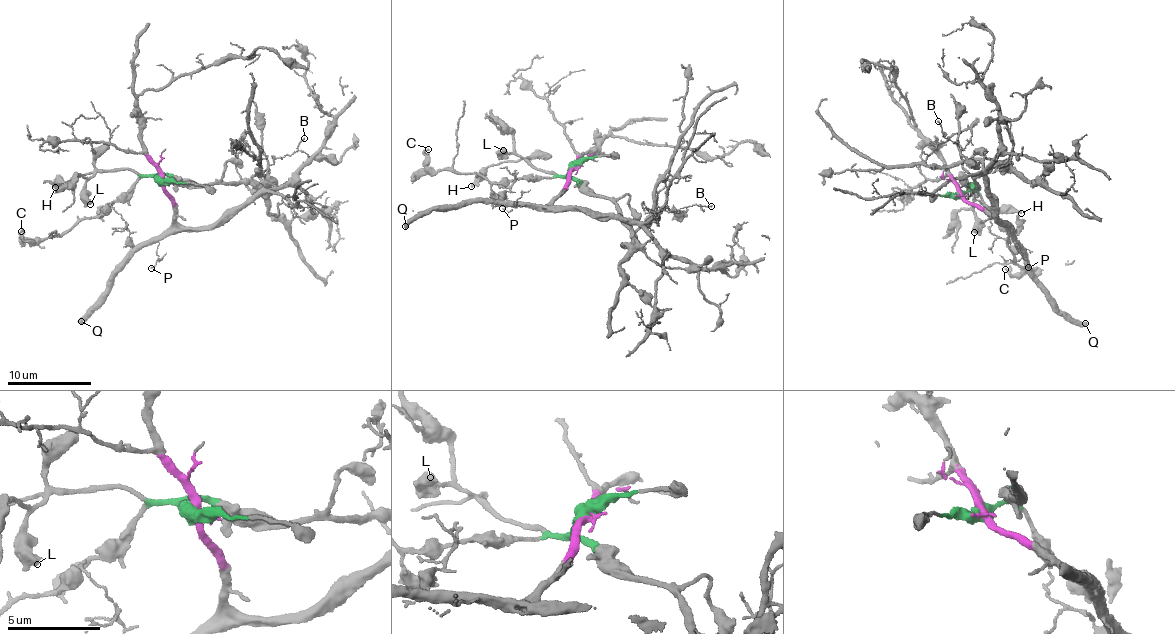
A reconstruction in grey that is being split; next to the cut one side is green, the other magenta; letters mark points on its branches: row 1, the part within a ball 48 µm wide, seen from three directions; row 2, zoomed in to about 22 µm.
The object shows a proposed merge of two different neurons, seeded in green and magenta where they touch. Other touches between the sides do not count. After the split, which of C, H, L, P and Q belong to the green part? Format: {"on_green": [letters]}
{"on_green": ["C", "H", "L"]}

